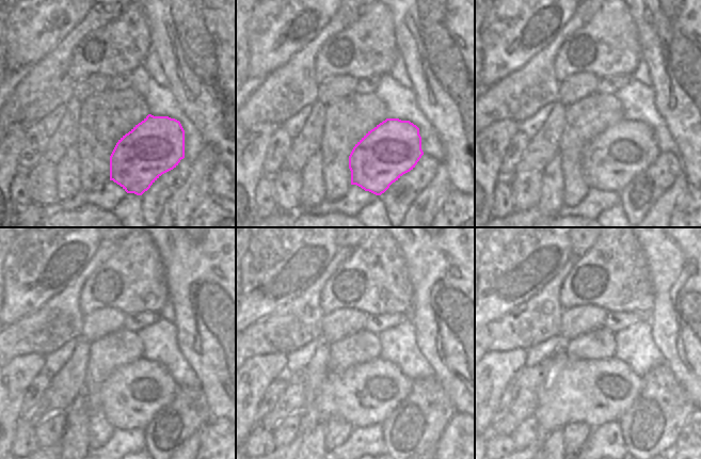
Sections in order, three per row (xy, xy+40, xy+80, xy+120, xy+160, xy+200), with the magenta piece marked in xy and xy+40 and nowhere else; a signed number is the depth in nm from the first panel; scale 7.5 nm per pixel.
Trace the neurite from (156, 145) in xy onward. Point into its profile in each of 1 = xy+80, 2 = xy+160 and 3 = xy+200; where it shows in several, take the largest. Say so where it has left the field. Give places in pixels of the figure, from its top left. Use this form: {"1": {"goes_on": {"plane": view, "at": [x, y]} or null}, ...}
{"1": {"goes_on": {"plane": "xy+80", "at": [623, 151]}}, "2": {"goes_on": {"plane": "xy+160", "at": [366, 394]}}, "3": {"goes_on": {"plane": "xy+200", "at": [594, 392]}}}

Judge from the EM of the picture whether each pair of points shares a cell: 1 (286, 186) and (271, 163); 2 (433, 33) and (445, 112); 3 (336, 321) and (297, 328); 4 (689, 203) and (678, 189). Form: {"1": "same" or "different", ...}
{"1": "different", "2": "same", "3": "different", "4": "different"}

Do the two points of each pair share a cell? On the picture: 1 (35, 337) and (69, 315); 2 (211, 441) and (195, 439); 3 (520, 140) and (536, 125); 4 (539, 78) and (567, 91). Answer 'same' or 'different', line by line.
1: same
2: different
3: different
4: different

